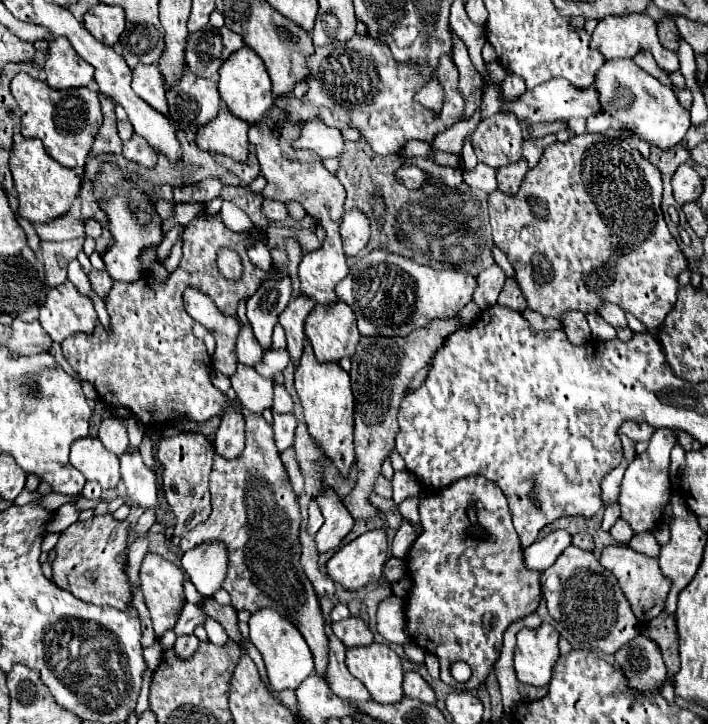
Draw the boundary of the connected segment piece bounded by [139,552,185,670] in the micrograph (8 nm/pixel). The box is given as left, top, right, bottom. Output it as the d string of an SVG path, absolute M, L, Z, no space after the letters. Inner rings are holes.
M149 552L143 562L141 562L141 570L139 570L139 580L141 580L141 592L145 596L145 604L151 612L151 622L153 622L153 630L155 630L155 642L147 648L143 648L143 656L147 662L149 670L155 670L161 664L161 656L163 656L163 646L161 646L161 638L165 634L165 630L173 628L177 618L179 618L179 610L185 604L183 600L183 570L177 568L173 562L169 562L167 558Z

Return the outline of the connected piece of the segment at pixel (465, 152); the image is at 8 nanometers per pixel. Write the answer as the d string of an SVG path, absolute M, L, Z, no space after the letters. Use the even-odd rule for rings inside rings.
M469 138L465 142L465 144L462 148L461 154L462 154L464 163L465 163L465 167L468 170L473 169L477 165L477 163L478 163L477 157L474 153L474 150L471 145L471 140Z

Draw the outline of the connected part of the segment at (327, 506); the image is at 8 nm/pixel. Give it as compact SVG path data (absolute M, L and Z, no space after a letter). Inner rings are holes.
M327 484L321 486L319 494L317 494L317 504L323 512L325 524L321 526L321 530L315 536L317 542L317 550L319 552L327 552L335 546L339 546L339 542L349 534L349 530L353 528L353 518L347 512L347 508L341 504L337 492L333 488L329 488Z

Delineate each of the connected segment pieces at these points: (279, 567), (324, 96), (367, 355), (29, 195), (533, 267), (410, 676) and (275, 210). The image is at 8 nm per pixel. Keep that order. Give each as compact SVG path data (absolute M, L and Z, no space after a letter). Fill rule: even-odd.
M239 404L239 410L243 412L243 418L245 418L247 446L245 446L243 454L241 454L239 458L235 458L235 460L215 458L215 468L213 468L213 476L211 476L211 504L213 504L213 512L211 512L211 516L209 516L205 522L201 522L201 524L197 524L193 530L189 530L189 532L185 534L185 538L181 538L181 544L179 544L179 546L181 546L181 550L187 550L187 548L193 548L193 546L197 546L197 544L201 544L201 542L205 542L205 540L223 540L225 546L229 548L229 572L227 572L227 578L225 578L223 588L231 594L231 604L233 604L233 608L235 608L235 610L249 610L249 612L257 612L257 610L261 610L261 608L275 608L283 618L291 620L291 622L299 628L299 632L303 634L307 646L309 646L311 652L313 652L317 676L321 676L323 680L327 680L329 640L327 640L327 634L325 634L325 620L323 620L323 616L321 616L319 600L317 600L317 596L315 596L315 592L313 592L313 586L309 584L309 580L307 580L307 576L305 576L305 572L303 572L303 568L301 568L301 564L299 564L299 558L301 558L301 544L299 544L299 524L301 524L301 516L299 516L297 498L295 498L295 494L293 494L293 490L291 490L289 478L285 476L285 468L283 468L283 464L281 464L277 446L275 446L275 442L273 442L273 430L271 430L271 426L265 422L265 418L263 418L261 414L253 414L253 412L249 412L247 408L241 408L241 404Z
M367 32L355 34L347 42L315 46L315 52L307 58L307 66L307 94L301 100L289 98L285 104L291 120L307 122L319 118L331 128L355 128L379 156L399 154L409 140L433 144L437 134L463 120L465 114L465 96L459 90L459 70L449 54L441 56L435 68L429 64L397 62L389 50L389 44ZM433 76L437 76L445 92L441 112L433 112L415 100L415 94L429 84Z
M437 320L433 324L425 324L417 332L411 332L407 338L361 338L357 352L353 354L353 366L349 370L353 396L355 396L355 452L359 478L353 492L347 498L349 512L355 520L373 518L377 508L371 504L369 496L373 494L375 480L381 474L383 462L389 458L395 448L395 436L399 432L397 410L401 398L413 380L413 376L425 368L433 354L441 348L443 340L457 330L457 320Z
M15 132L13 136L13 150L11 150L11 172L15 180L15 188L19 194L19 214L21 218L39 224L49 222L53 218L59 218L69 212L71 202L77 198L81 188L81 178L75 170L69 170L55 162L47 152L41 140L31 140L21 136L21 132Z
M583 134L583 136L571 136L565 144L563 142L555 142L549 148L545 148L541 162L537 164L537 168L529 170L519 192L515 196L507 196L499 190L489 194L489 220L491 220L491 228L493 228L493 242L507 254L513 270L515 270L515 280L523 292L523 298L527 300L527 308L539 312L541 316L551 316L563 322L565 314L571 310L579 310L583 314L591 314L597 312L597 308L603 302L611 302L617 304L621 310L633 314L637 320L641 320L649 332L659 334L665 316L671 312L675 300L677 300L677 290L679 290L679 274L685 272L687 266L687 258L681 252L677 240L671 236L665 218L663 218L663 210L661 210L661 194L663 194L663 182L661 182L661 172L649 164L647 158L643 158L639 154L637 148L633 148L633 144L629 144L627 140L621 138L607 138L603 134Z
M411 670L405 674L403 680L403 692L407 698L417 698L425 704L435 704L435 692L433 688L421 678L421 674L417 670Z
M265 200L263 202L263 212L271 222L283 222L289 216L287 206L281 204L281 202L275 202L275 200Z

